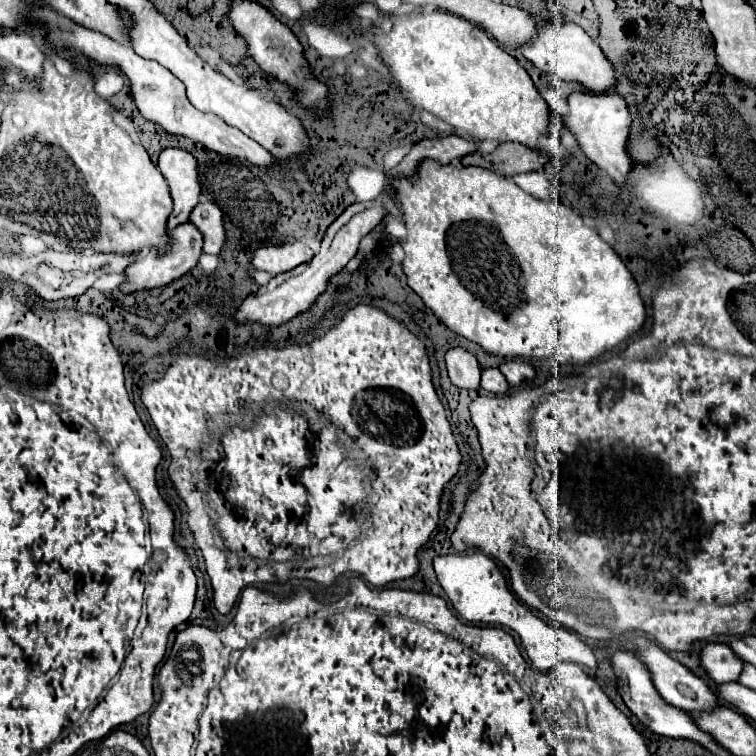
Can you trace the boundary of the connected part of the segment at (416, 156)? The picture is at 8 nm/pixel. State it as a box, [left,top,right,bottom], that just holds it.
[391,134,479,176]

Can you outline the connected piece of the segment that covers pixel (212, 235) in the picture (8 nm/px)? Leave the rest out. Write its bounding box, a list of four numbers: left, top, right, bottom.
[189,202,225,254]

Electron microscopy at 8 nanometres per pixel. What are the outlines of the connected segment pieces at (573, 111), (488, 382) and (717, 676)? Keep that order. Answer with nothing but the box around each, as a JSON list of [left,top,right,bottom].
[[561,90,633,186],[481,368,509,394],[701,644,743,684]]

